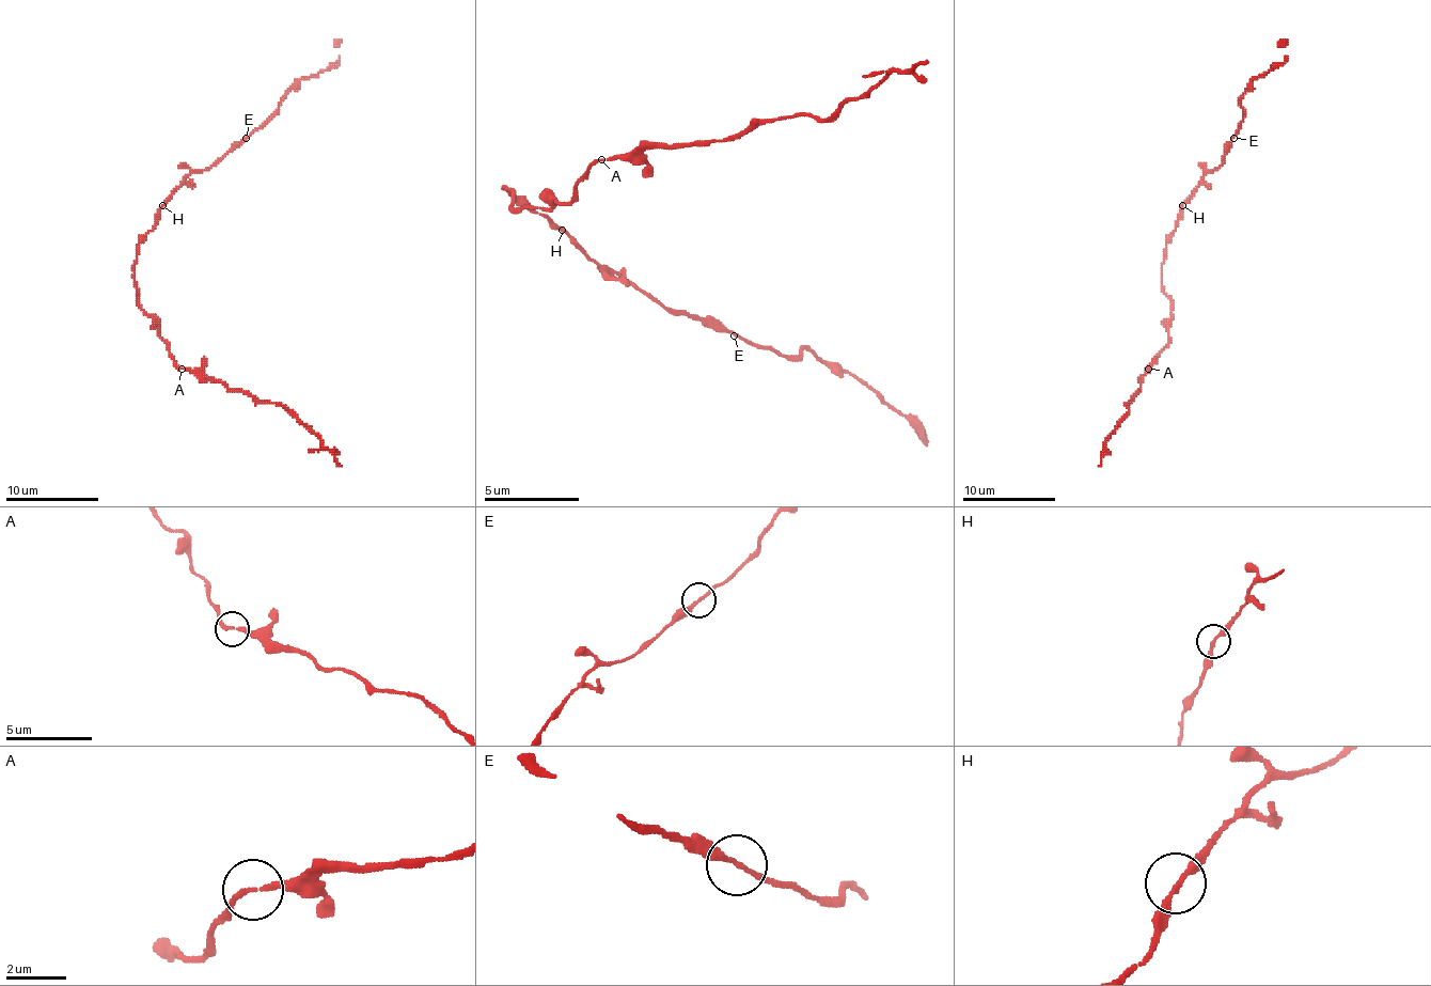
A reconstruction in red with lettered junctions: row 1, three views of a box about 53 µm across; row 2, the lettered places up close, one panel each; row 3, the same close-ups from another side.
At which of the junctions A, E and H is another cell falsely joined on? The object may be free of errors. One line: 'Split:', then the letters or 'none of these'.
Split: none of these

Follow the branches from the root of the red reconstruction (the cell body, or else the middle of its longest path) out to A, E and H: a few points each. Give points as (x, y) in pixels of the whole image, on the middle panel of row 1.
A: (515, 197), (505, 187), (515, 206), (567, 201), (581, 177), (600, 158)
E: (515, 197), (524, 197), (591, 259), (606, 264), (625, 282), (634, 282), (677, 311), (710, 316), (734, 335)
H: (515, 197), (524, 197), (553, 225), (562, 230)

